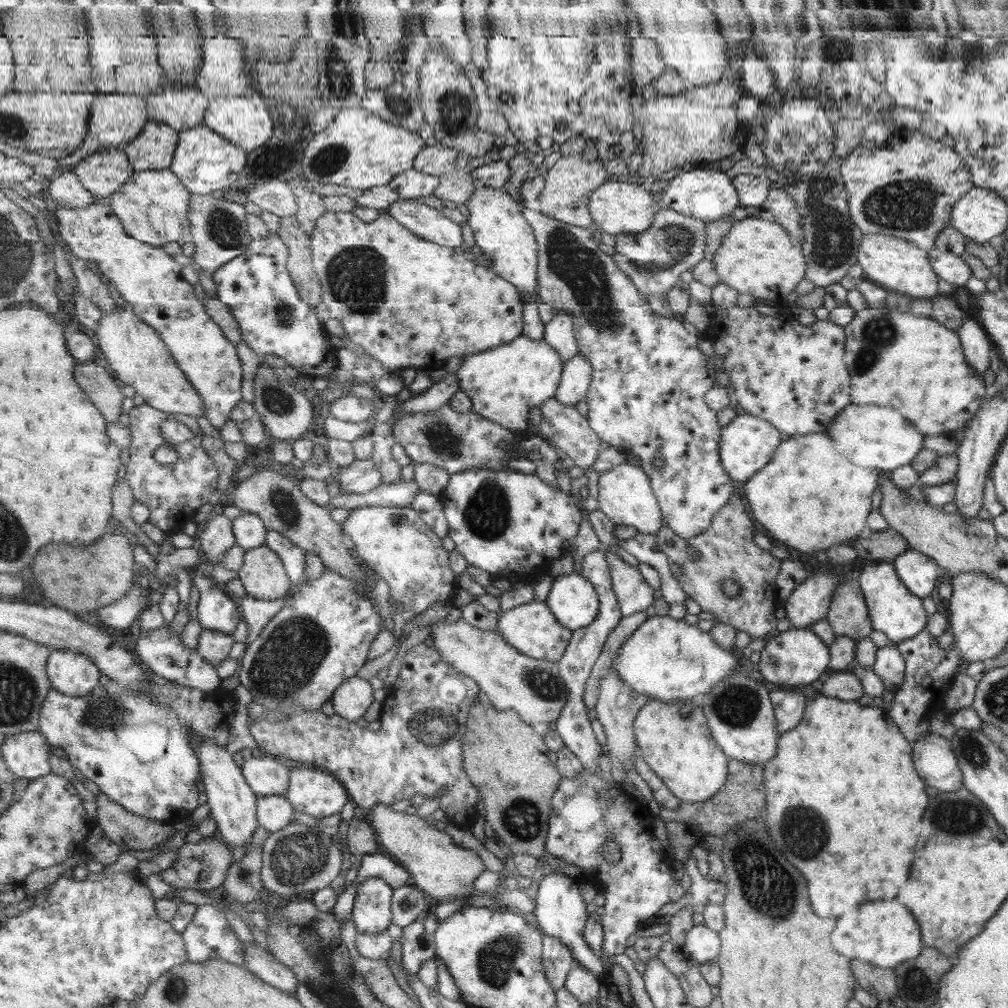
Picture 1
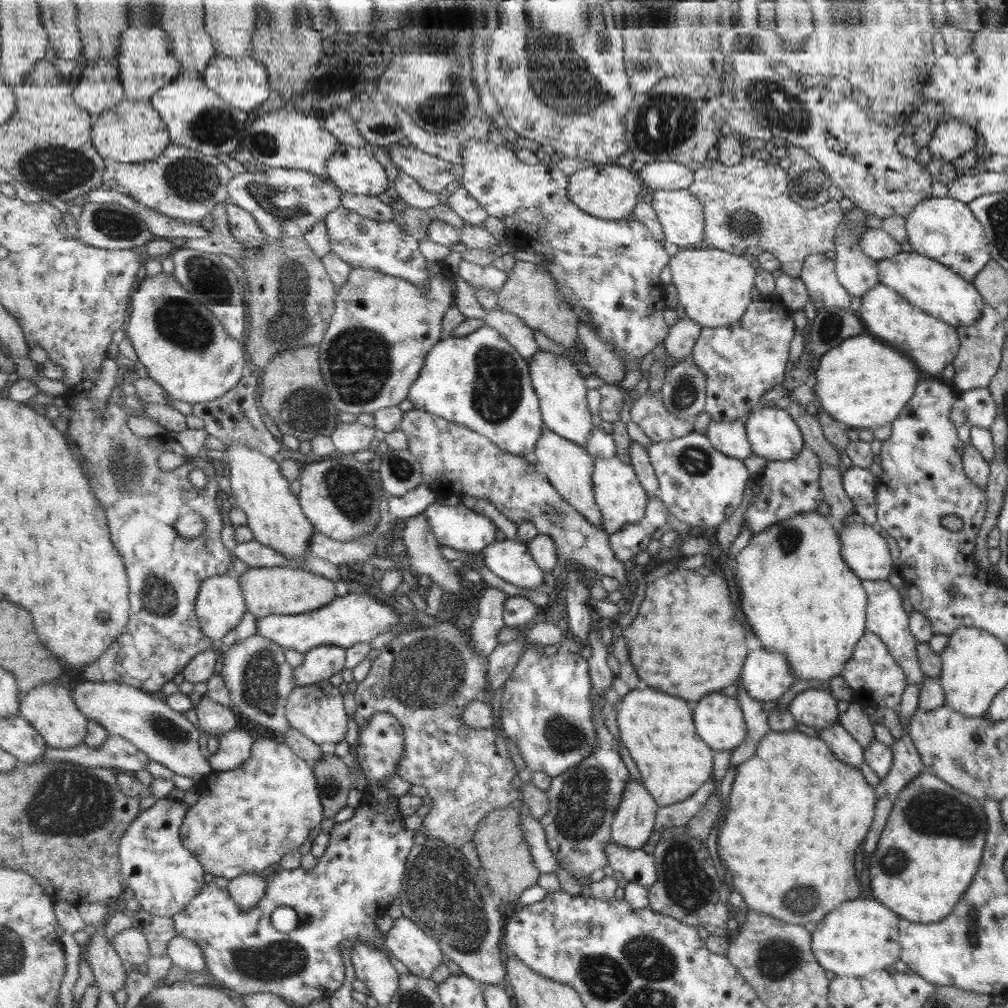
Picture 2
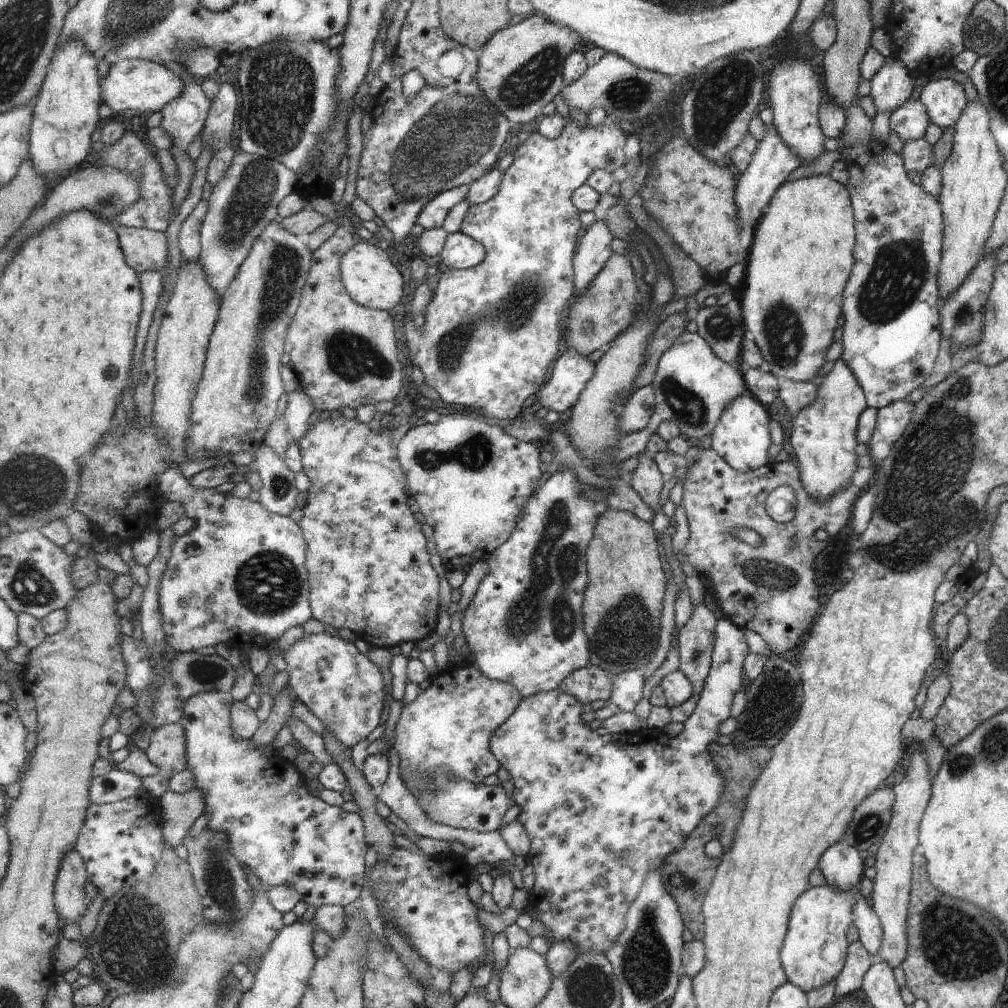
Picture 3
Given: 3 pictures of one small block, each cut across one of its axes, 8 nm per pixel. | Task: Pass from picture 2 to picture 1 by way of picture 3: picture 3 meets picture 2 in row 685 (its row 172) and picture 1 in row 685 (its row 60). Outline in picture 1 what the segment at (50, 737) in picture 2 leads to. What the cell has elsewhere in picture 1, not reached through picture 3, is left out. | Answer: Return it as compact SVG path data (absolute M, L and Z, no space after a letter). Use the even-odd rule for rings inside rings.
M53 650L48 659L48 676L53 689L71 696L87 696L99 684L101 671L93 659L73 650Z

